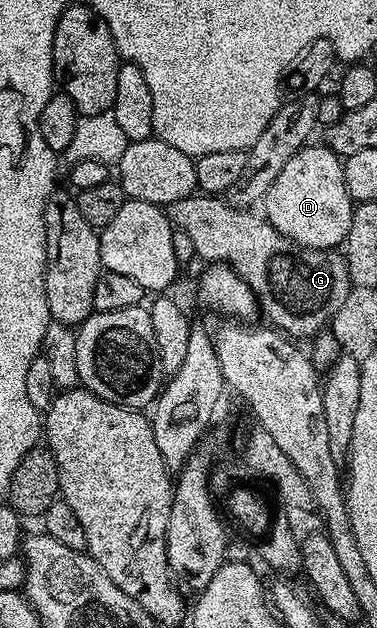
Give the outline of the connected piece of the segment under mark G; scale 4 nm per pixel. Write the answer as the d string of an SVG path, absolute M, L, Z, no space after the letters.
M217 195L184 197L168 205L167 212L173 228L183 231L183 235L191 238L194 254L198 258L202 257L205 263L224 263L236 269L241 274L241 278L249 284L253 294L257 296L260 312L269 316L268 324L290 338L316 337L332 322L341 306L350 300L349 264L340 252L308 249L298 245L278 231L260 212L236 209Z

